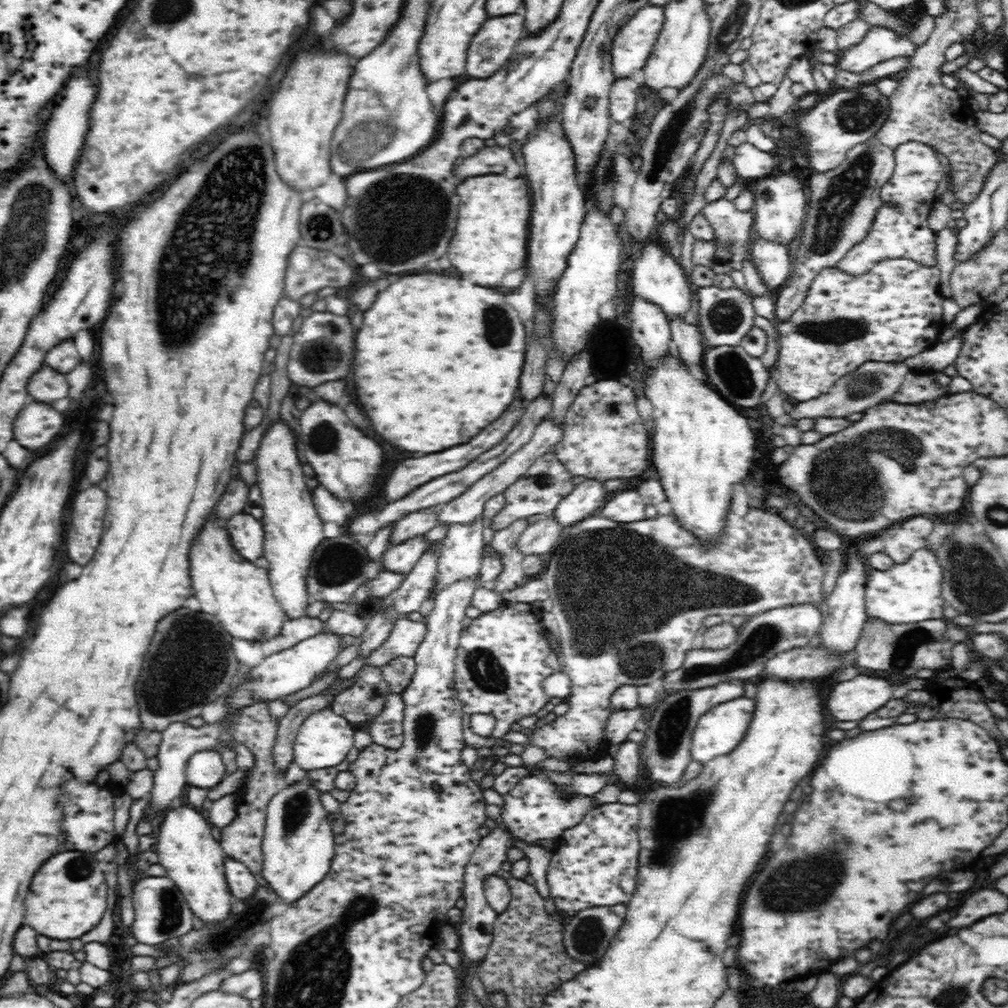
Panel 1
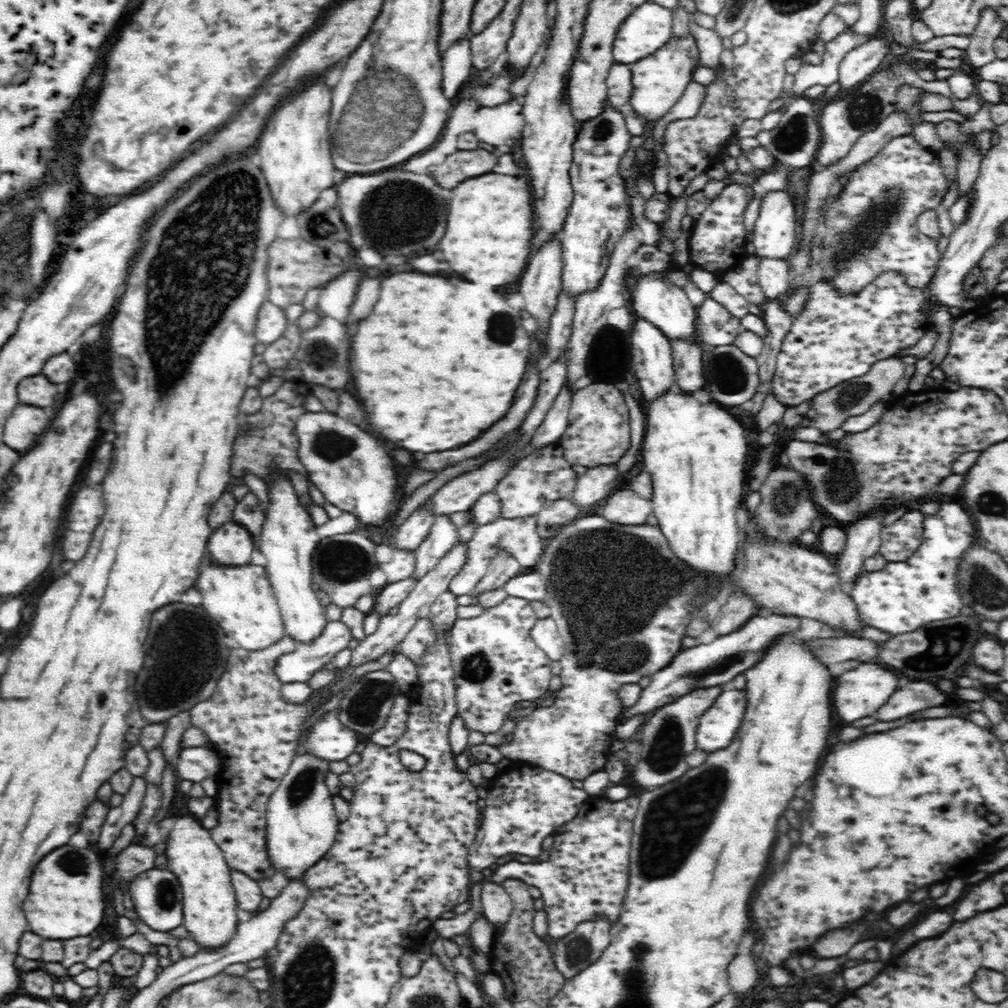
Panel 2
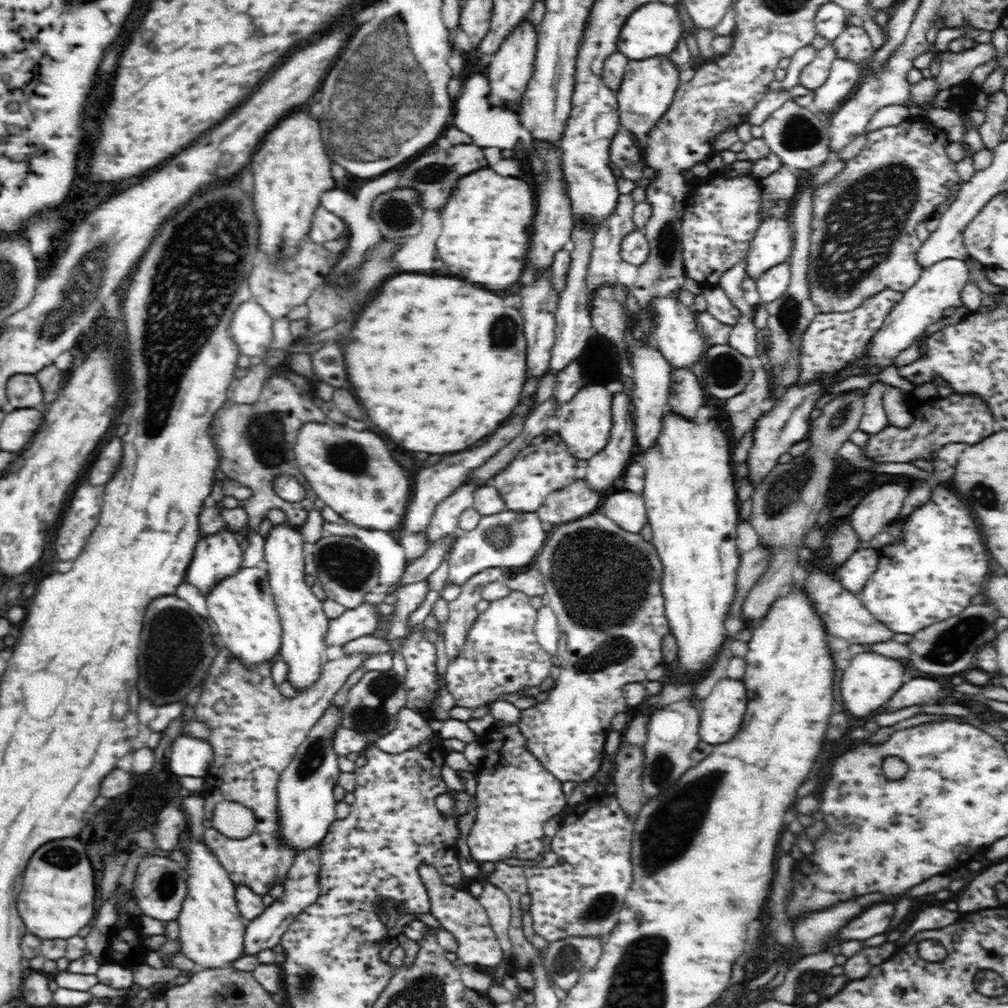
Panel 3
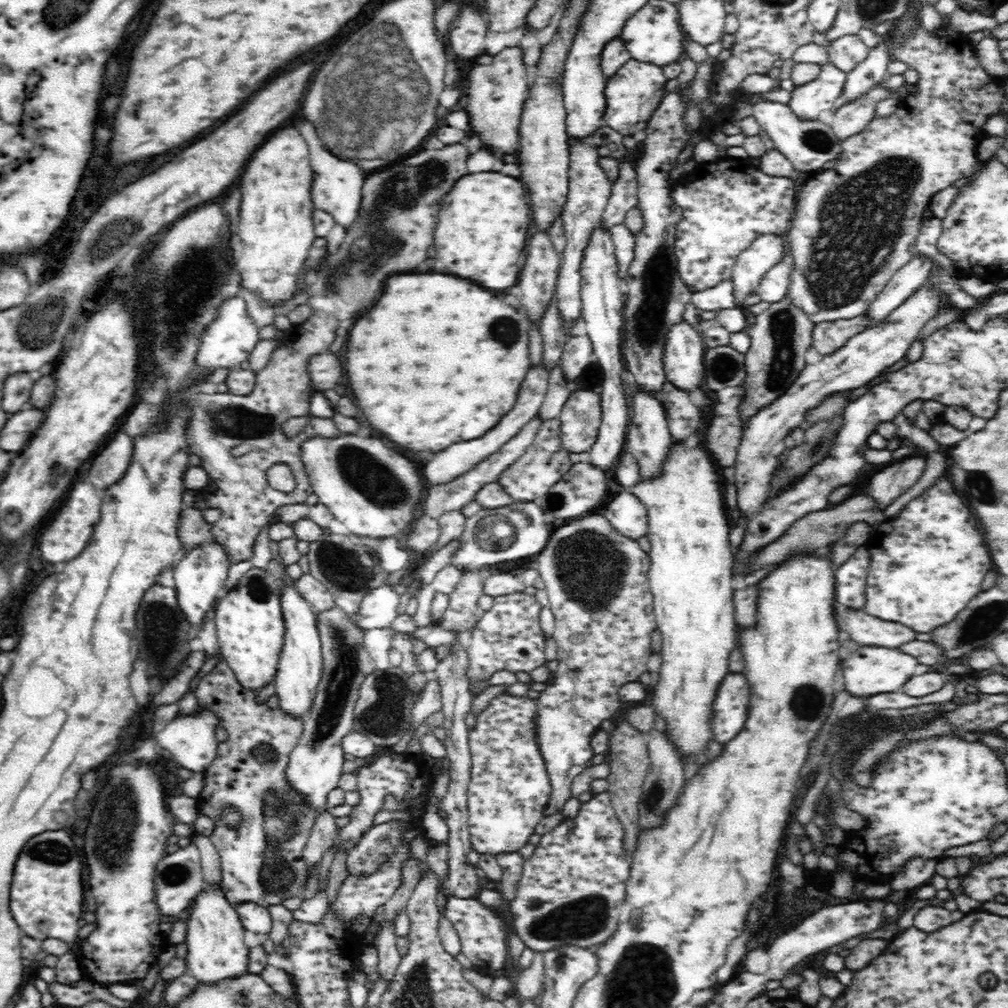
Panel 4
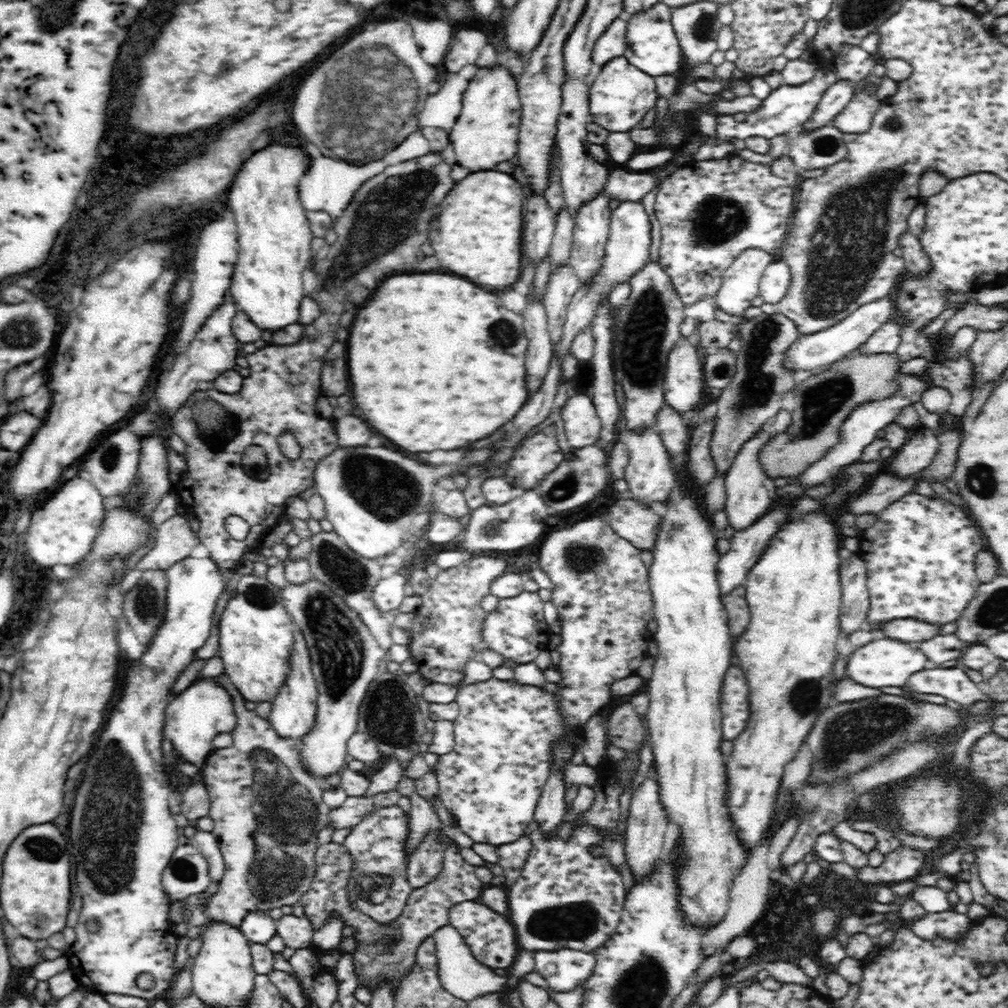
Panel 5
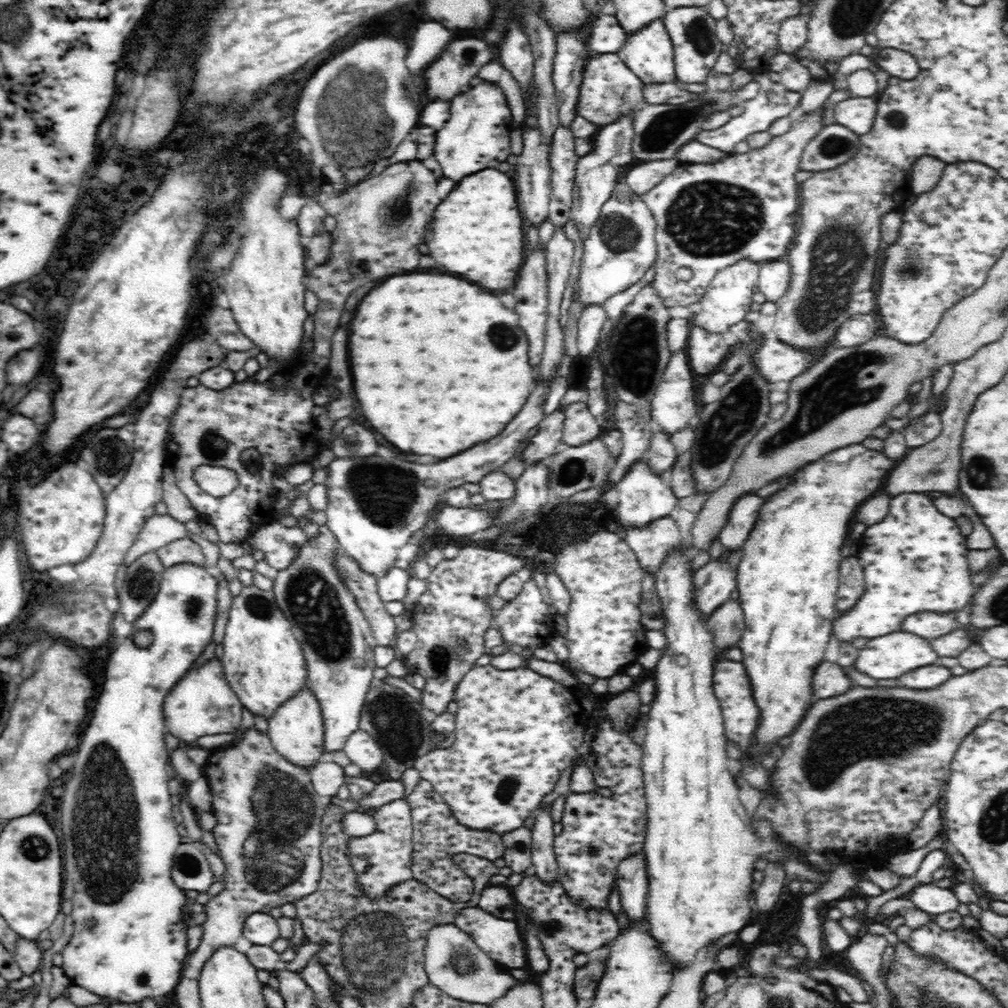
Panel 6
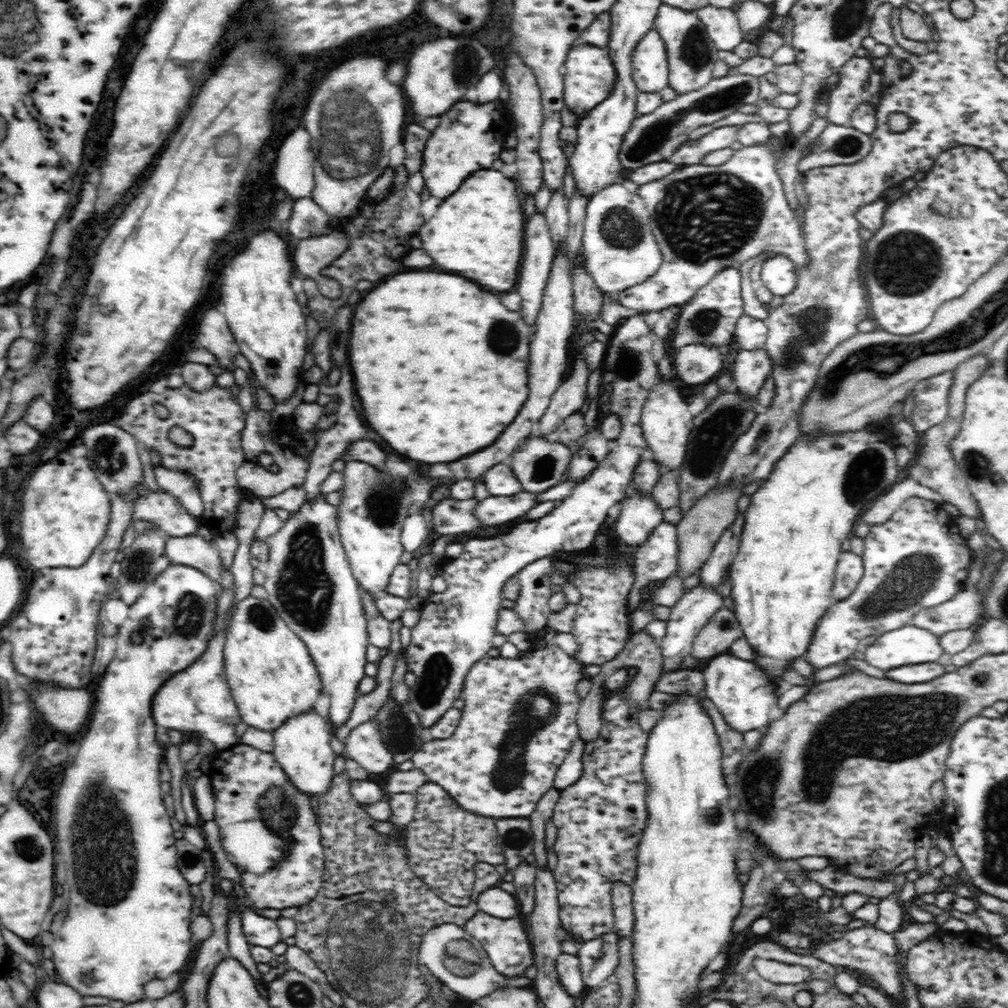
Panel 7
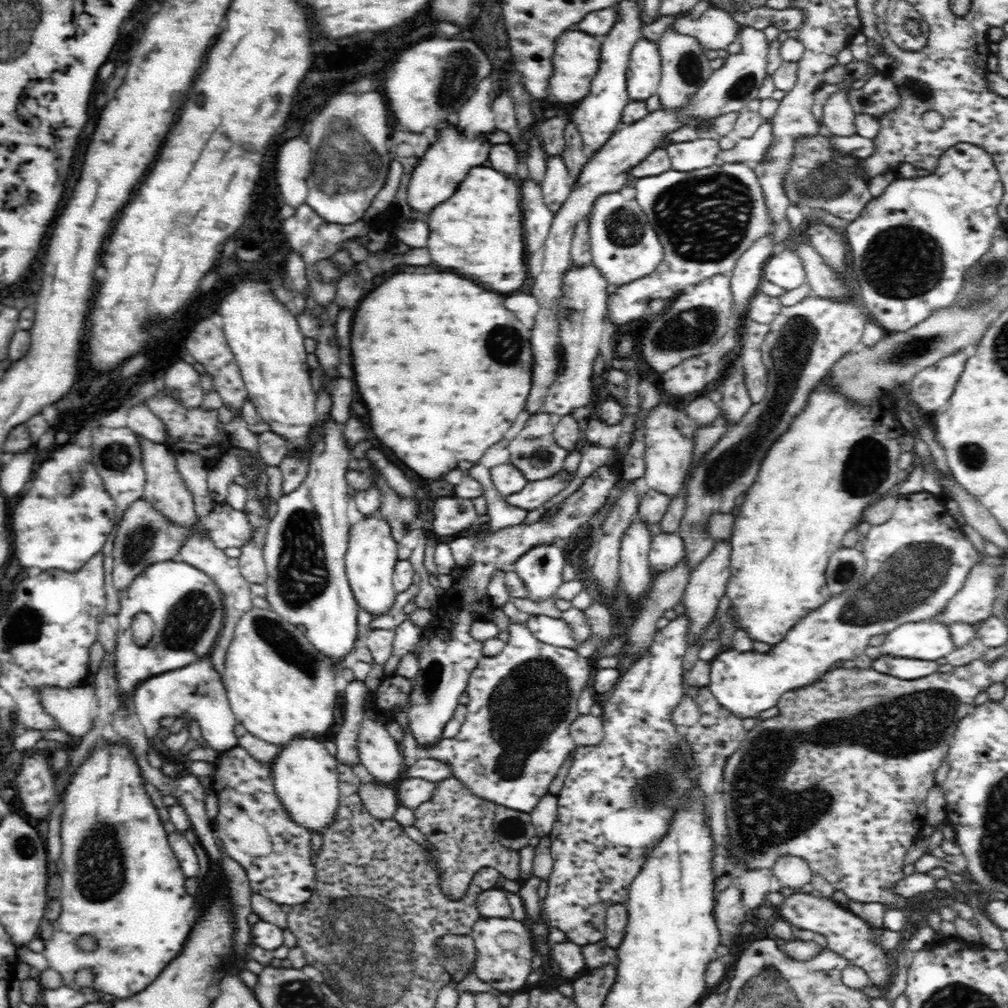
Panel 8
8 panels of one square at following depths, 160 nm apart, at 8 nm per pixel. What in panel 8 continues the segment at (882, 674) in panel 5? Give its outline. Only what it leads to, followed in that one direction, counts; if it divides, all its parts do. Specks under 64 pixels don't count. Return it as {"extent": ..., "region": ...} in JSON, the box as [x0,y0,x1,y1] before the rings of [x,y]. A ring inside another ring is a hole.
{"extent":[865,620,958,661],"region":[[[935,620],[922,622],[907,622],[906,624],[894,627],[886,638],[884,644],[880,646],[869,646],[865,650],[866,656],[870,658],[878,658],[880,654],[883,656],[918,658],[924,661],[935,661],[938,658],[948,656],[958,646],[954,644],[948,624],[942,624]]]}

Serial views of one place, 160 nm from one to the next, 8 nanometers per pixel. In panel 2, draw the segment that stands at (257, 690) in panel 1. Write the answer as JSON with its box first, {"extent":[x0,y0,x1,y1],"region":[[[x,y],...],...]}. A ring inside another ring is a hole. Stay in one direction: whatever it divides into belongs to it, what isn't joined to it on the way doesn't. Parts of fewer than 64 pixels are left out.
{"extent":[275,620,353,683],"region":[[[332,620],[326,623],[324,630],[309,643],[300,643],[293,651],[284,652],[276,661],[275,673],[281,683],[284,682],[306,682],[310,676],[325,666],[329,666],[332,658],[340,650],[348,649],[348,643],[352,640],[353,634],[343,620]]]}

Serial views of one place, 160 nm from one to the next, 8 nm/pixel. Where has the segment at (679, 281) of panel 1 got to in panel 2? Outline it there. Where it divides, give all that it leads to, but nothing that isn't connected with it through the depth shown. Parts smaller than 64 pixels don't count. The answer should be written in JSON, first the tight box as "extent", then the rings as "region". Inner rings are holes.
{"extent":[633,272,697,342],"region":[[[662,272],[650,273],[636,284],[633,310],[636,318],[653,323],[666,335],[666,338],[670,339],[670,342],[673,340],[697,339],[695,335],[697,307],[690,303],[686,292],[682,288],[664,280]]]}

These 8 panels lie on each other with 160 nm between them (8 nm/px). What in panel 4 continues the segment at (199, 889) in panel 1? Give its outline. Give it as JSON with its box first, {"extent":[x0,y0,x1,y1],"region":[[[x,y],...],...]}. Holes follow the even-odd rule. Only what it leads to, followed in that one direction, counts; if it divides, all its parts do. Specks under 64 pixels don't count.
{"extent":[187,888,250,985],"region":[[[208,888],[198,894],[192,914],[188,918],[188,964],[187,973],[198,983],[213,985],[221,980],[241,977],[248,973],[250,966],[249,948],[244,943],[244,931],[237,911],[226,901],[220,890]]]}

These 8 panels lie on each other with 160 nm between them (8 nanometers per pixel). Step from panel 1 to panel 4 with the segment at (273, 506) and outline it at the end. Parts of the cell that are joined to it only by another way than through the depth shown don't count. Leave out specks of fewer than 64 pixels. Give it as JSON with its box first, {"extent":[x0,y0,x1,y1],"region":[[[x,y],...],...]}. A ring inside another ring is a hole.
{"extent":[273,586,322,718],"region":[[[294,586],[281,594],[281,607],[284,612],[285,635],[277,675],[273,680],[276,687],[277,708],[288,716],[302,718],[313,706],[317,695],[317,686],[321,681],[322,651],[321,637],[318,634],[315,609]]]}

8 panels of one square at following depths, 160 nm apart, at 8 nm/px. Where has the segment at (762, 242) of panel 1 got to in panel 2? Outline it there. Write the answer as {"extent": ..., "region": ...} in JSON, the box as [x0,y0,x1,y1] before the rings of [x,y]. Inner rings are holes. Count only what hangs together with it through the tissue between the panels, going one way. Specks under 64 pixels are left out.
{"extent":[758,259,791,300],"region":[[[760,259],[758,282],[767,300],[786,294],[791,277],[790,265],[785,259]]]}

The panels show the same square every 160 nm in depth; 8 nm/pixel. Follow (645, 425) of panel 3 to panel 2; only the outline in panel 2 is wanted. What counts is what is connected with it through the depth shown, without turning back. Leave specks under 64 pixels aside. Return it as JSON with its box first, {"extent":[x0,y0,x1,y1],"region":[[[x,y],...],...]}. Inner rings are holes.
{"extent":[631,318,678,409],"region":[[[634,318],[632,323],[631,354],[634,364],[634,376],[640,386],[640,404],[645,409],[647,404],[654,402],[659,395],[665,395],[672,389],[678,389],[676,373],[672,358],[670,339],[653,323]]]}

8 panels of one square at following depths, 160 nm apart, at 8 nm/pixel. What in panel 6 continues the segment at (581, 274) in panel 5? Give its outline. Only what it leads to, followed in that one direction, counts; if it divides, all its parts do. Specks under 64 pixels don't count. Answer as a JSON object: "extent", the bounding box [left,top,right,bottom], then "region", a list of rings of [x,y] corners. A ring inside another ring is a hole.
{"extent":[571,116,633,239],"region":[[[620,116],[616,121],[598,125],[598,130],[590,138],[590,152],[580,156],[577,160],[571,217],[574,218],[574,223],[584,239],[589,236],[589,229],[600,220],[602,205],[609,200],[610,194],[613,193],[618,172],[633,160],[631,153],[633,136],[632,116]]]}

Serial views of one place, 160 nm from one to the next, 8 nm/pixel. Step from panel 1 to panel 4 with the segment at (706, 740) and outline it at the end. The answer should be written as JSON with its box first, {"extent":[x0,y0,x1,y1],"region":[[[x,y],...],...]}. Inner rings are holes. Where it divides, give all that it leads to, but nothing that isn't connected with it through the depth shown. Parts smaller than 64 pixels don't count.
{"extent":[711,672,751,745],"region":[[[729,672],[723,678],[712,706],[711,730],[714,740],[724,745],[742,730],[751,697],[749,684],[742,673]]]}

